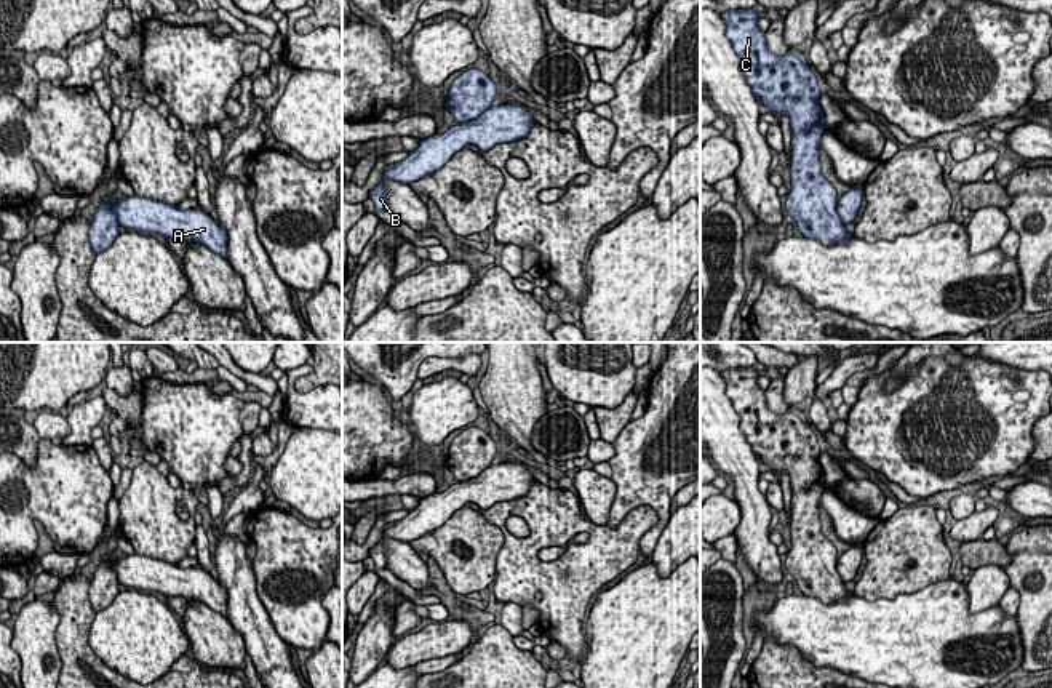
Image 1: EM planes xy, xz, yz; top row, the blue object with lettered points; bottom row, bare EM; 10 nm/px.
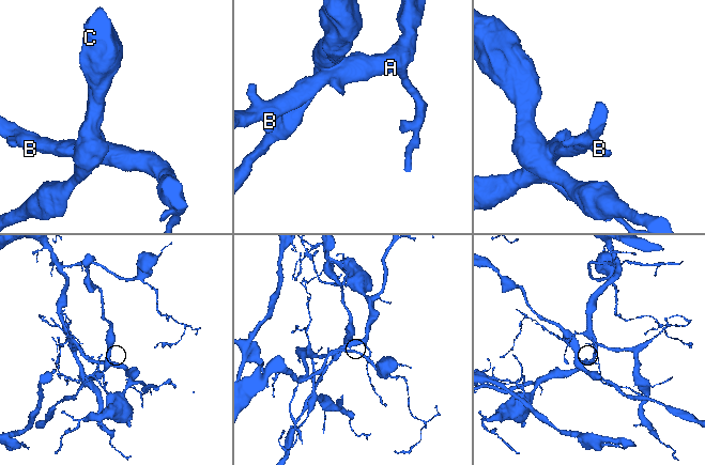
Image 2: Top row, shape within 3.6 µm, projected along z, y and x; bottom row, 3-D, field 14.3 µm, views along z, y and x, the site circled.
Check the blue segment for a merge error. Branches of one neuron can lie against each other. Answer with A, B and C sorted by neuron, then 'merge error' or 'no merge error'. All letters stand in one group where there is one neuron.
A B / C | merge error

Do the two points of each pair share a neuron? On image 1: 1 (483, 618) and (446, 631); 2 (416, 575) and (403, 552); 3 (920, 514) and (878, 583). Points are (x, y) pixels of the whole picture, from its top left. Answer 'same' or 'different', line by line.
1: different
2: same
3: same

